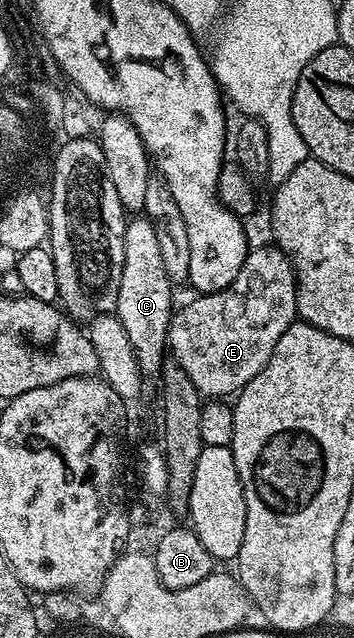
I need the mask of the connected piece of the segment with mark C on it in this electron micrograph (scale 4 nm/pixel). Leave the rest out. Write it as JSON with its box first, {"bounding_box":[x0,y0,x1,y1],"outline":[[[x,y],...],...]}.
{"bounding_box":[115,217,175,376],"outline":[[[144,217],[130,218],[125,224],[125,256],[115,314],[123,329],[127,329],[142,376],[156,376],[167,358],[169,323],[175,310],[173,291],[174,284],[169,282],[167,269],[163,269],[163,257],[159,257],[159,241],[151,221]]]}

